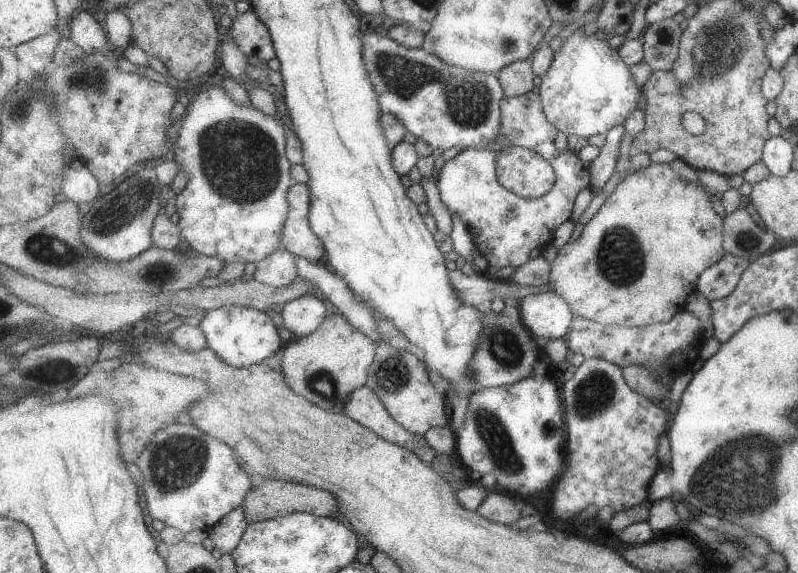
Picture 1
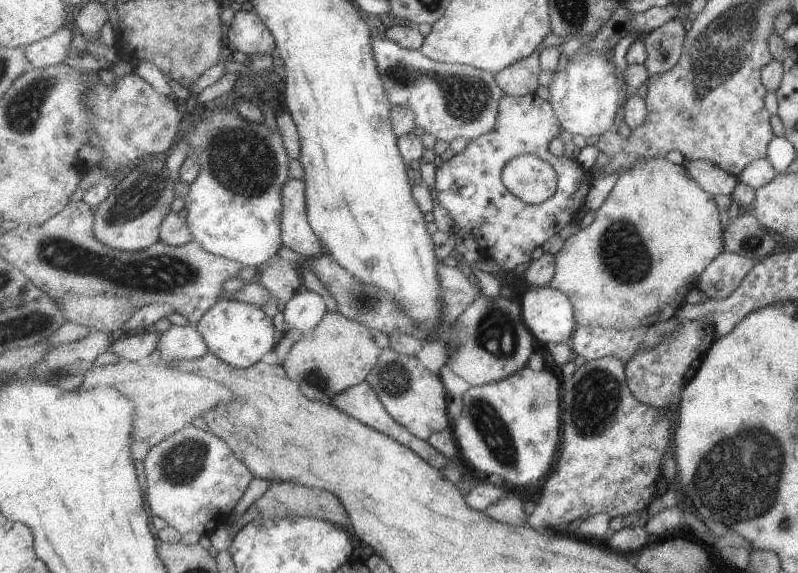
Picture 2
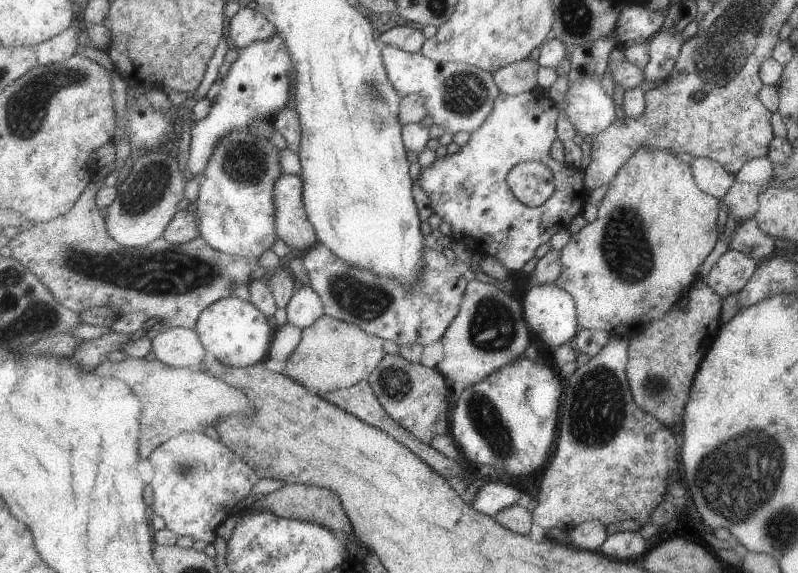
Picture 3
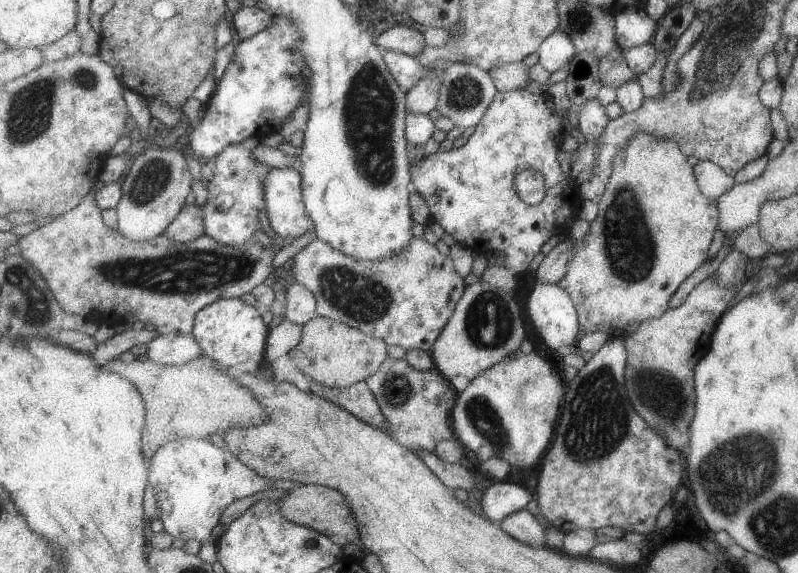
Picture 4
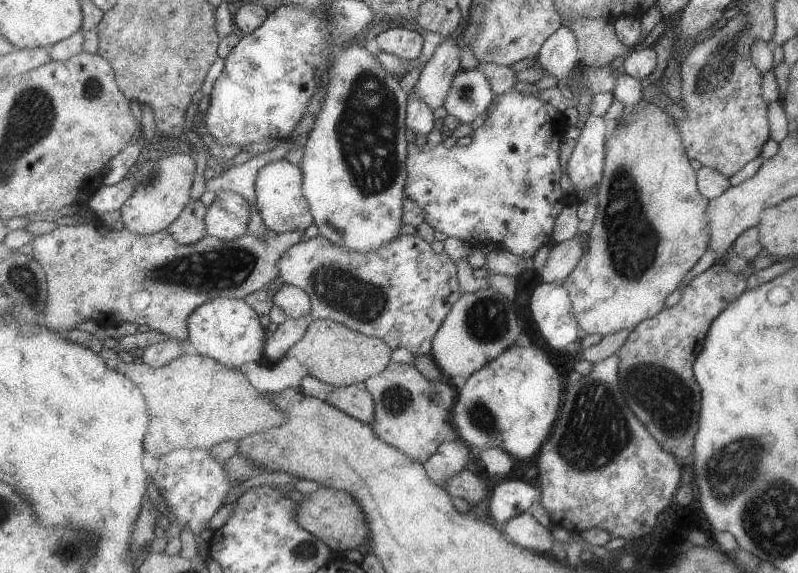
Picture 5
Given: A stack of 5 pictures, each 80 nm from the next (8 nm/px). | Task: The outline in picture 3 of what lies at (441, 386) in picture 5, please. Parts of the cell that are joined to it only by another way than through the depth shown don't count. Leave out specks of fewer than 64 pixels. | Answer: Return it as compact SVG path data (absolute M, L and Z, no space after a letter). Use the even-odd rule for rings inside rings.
M386 354L368 380L385 410L421 442L430 445L436 436L451 433L450 380L439 369L413 363L401 354Z

